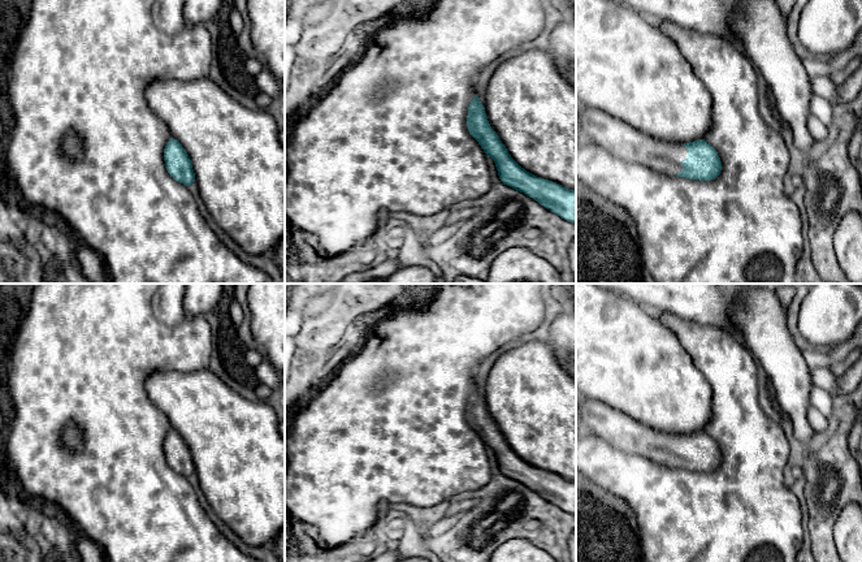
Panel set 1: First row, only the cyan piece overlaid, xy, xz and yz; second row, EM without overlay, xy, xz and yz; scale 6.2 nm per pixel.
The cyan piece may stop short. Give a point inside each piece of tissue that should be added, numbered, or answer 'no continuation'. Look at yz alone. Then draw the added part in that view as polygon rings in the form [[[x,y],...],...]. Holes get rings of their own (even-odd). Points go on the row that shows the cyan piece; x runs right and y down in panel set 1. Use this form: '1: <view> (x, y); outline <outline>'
1: yz (622, 141); outline [[[579,107],[576,134],[580,139],[598,144],[614,157],[668,176],[680,173],[681,163],[688,157],[684,144],[653,138],[594,108]]]

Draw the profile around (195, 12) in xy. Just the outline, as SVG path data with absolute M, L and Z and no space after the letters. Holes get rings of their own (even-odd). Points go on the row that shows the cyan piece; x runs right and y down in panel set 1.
M186 0L183 16L186 25L205 23L215 20L224 0Z

